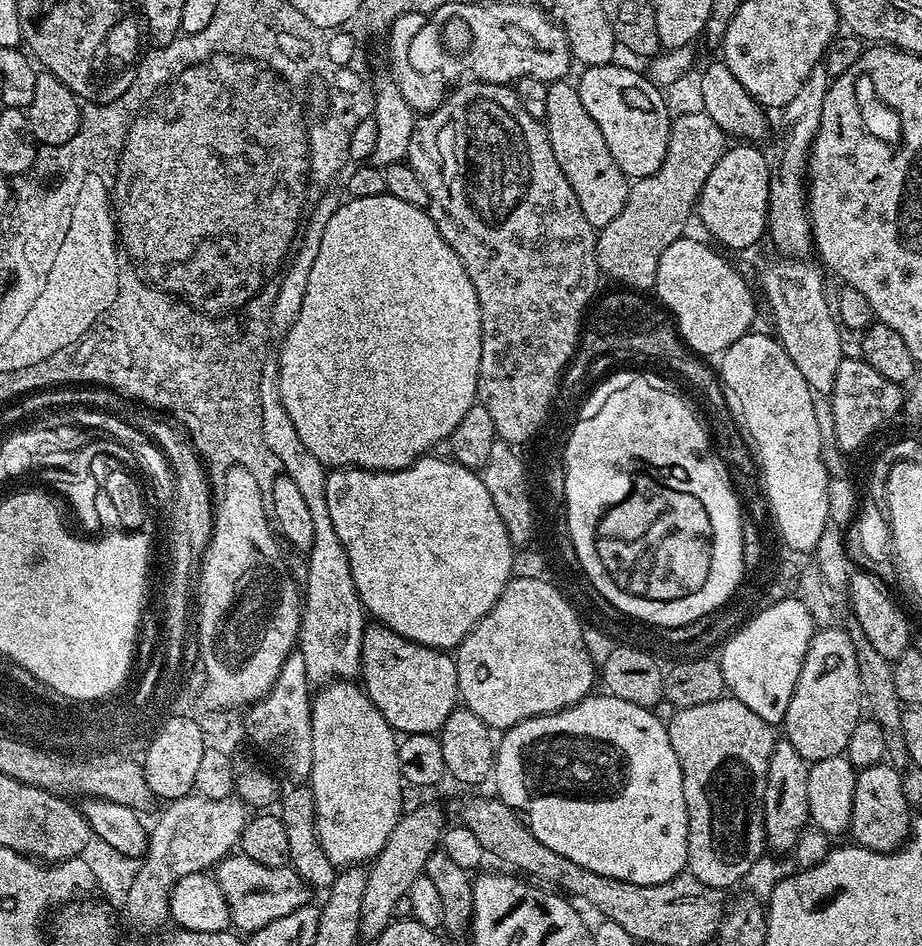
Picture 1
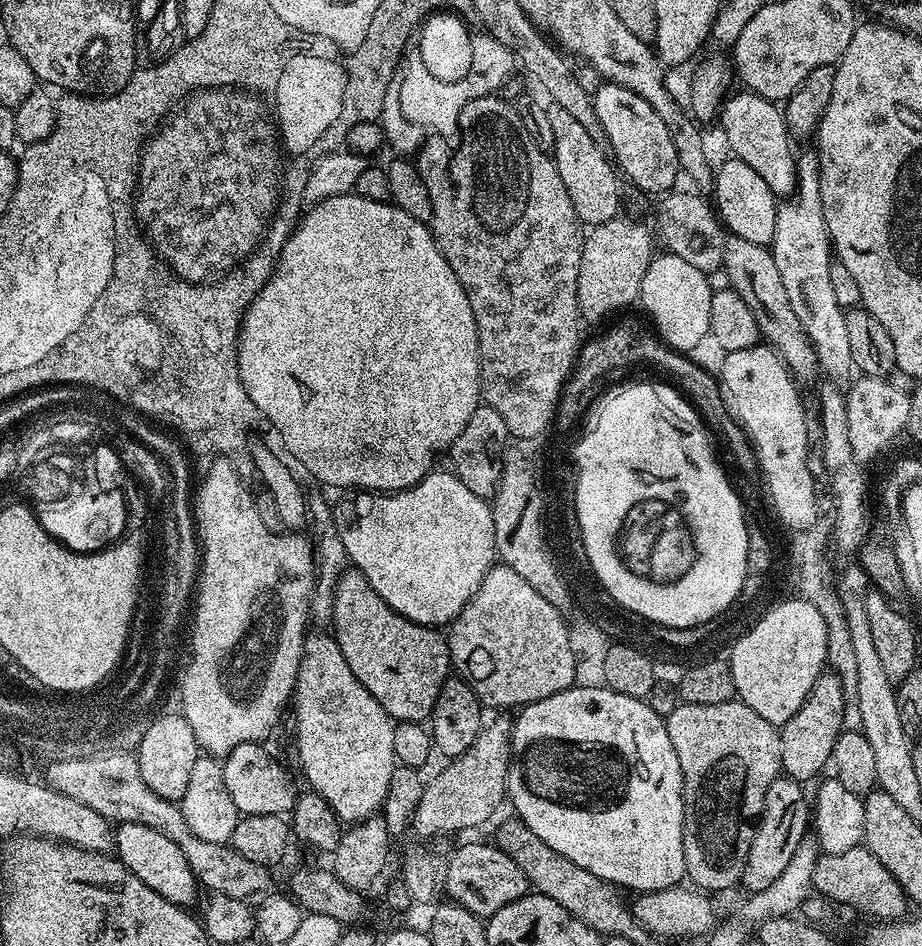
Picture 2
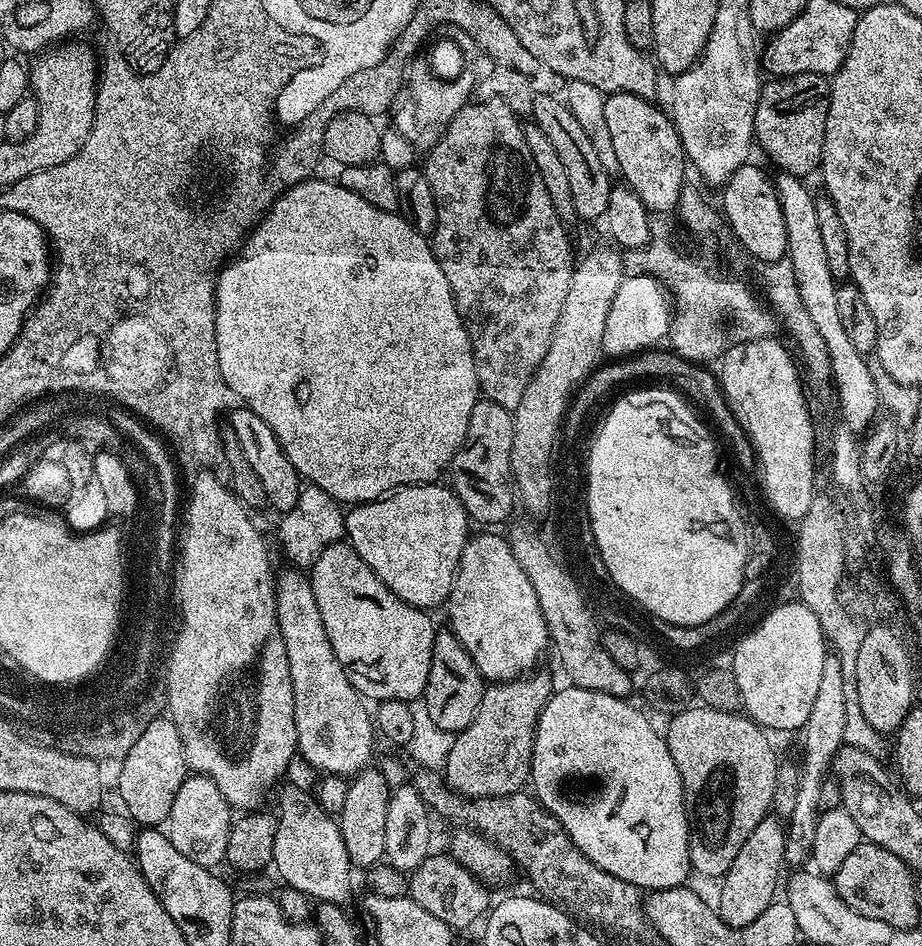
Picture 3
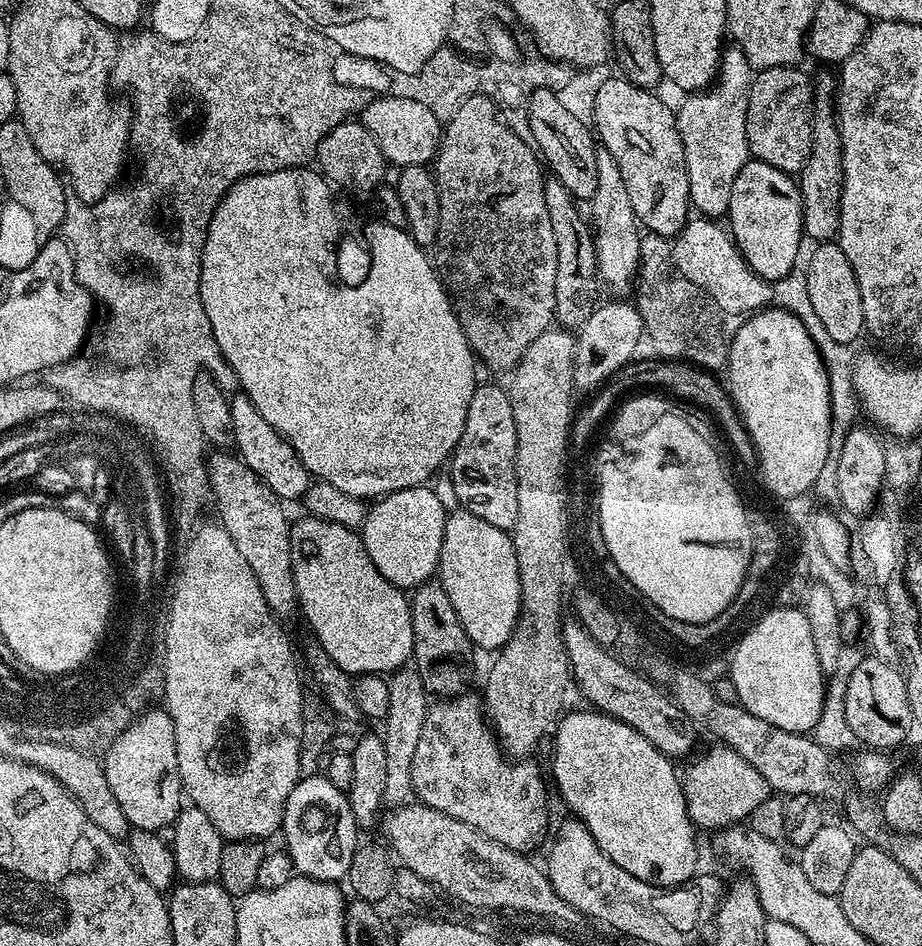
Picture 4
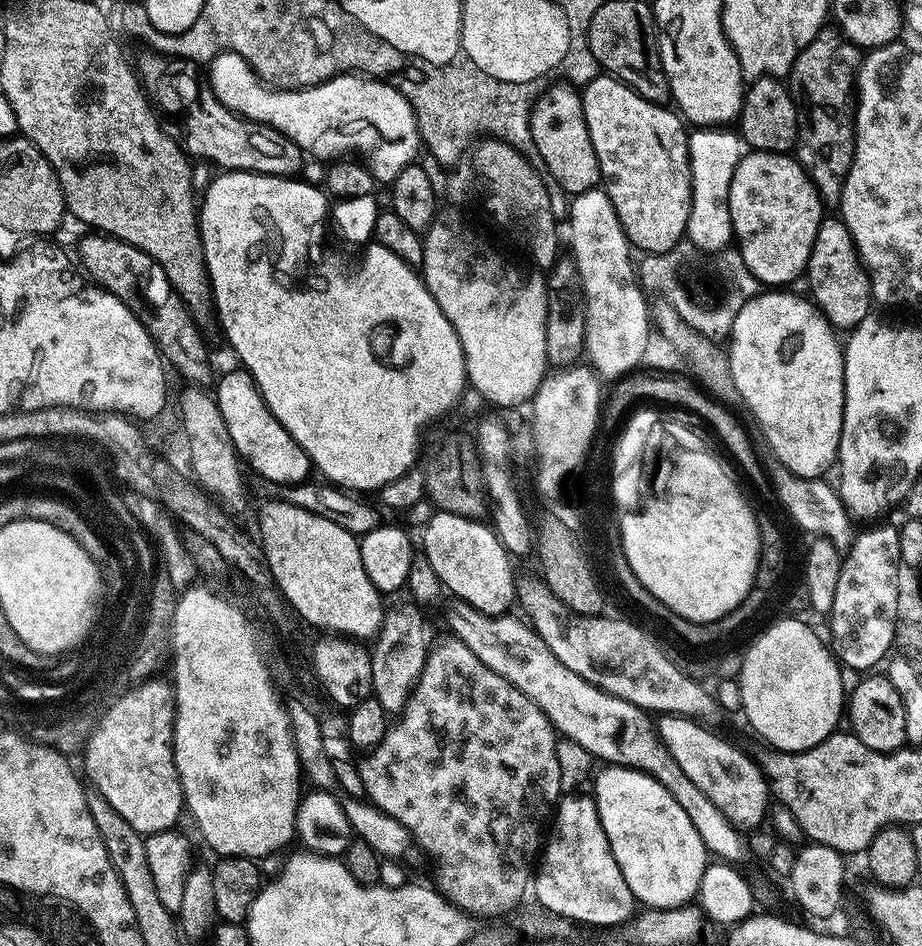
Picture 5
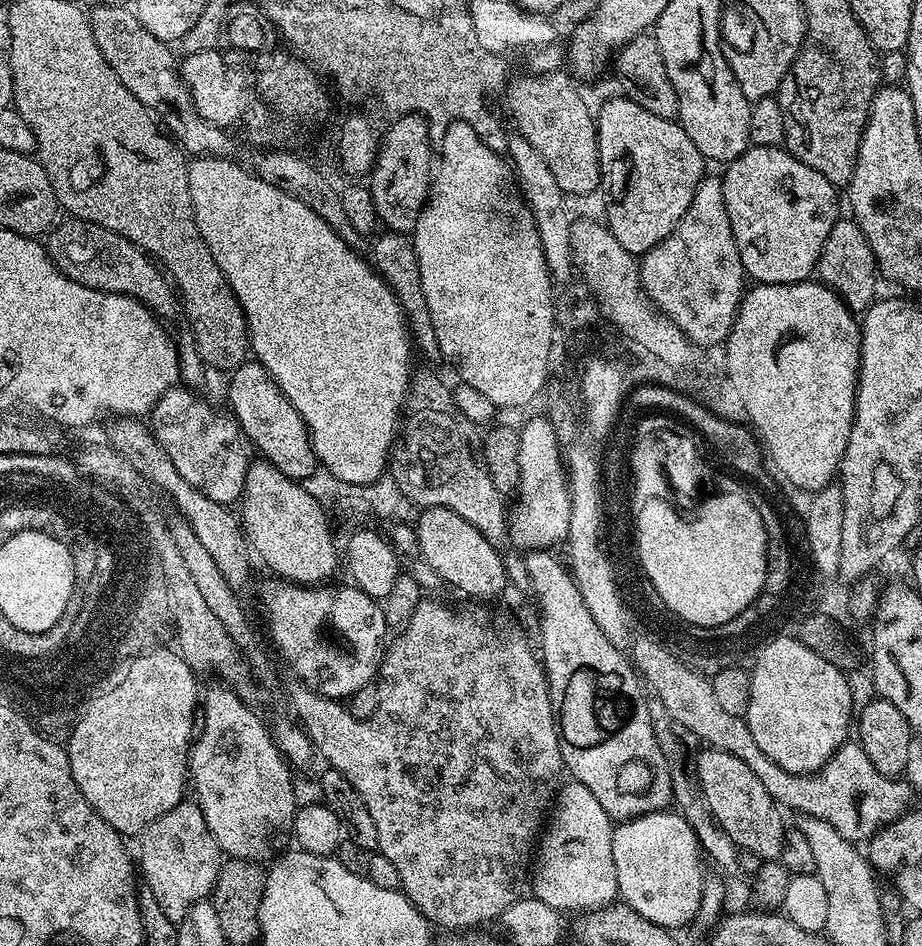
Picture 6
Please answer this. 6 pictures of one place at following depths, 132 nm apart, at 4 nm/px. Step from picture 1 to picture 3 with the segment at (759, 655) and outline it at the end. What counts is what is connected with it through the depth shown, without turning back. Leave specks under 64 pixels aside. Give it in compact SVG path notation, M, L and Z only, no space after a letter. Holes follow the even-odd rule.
M801 602L785 603L736 655L737 676L742 677L743 711L765 730L803 729L806 718L810 718L814 697L818 695L825 655L826 639L818 618Z

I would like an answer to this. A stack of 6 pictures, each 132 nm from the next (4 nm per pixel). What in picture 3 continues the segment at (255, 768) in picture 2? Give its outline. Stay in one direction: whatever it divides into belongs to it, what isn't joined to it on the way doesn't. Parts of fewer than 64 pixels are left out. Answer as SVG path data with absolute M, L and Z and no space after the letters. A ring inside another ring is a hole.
M279 789L280 806L277 812L278 831L274 838L273 869L294 890L313 901L347 905L350 898L352 865L342 839L340 825L331 814L322 810L311 793Z

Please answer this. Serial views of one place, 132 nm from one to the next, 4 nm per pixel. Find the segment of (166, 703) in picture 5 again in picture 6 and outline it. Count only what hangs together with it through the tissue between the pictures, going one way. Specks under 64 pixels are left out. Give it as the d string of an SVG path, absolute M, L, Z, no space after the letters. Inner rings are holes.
M160 647L146 658L140 658L128 679L120 687L92 700L67 733L70 774L74 774L78 790L82 790L82 798L86 798L92 809L125 838L139 837L150 822L174 810L174 806L185 799L184 784L186 788L190 780L188 753L192 750L194 729L198 724L198 676L179 651L171 652L168 648Z

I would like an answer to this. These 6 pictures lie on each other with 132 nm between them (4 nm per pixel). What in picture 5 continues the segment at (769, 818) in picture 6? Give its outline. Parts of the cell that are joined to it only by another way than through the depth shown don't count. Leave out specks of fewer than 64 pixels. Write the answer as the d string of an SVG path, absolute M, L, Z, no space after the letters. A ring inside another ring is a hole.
M664 714L655 721L655 726L662 742L670 750L674 762L682 766L682 774L686 774L686 778L690 778L690 782L694 782L694 786L698 786L698 790L702 790L702 794L706 794L706 798L710 798L710 802L714 802L714 806L718 806L722 814L728 816L735 828L756 830L763 825L760 824L763 820L765 823L770 812L770 785L768 777L764 775L764 769L755 759L751 760L742 749L735 748L730 741L723 740L716 732L711 732L708 729L711 727L698 720L689 720L687 716Z

